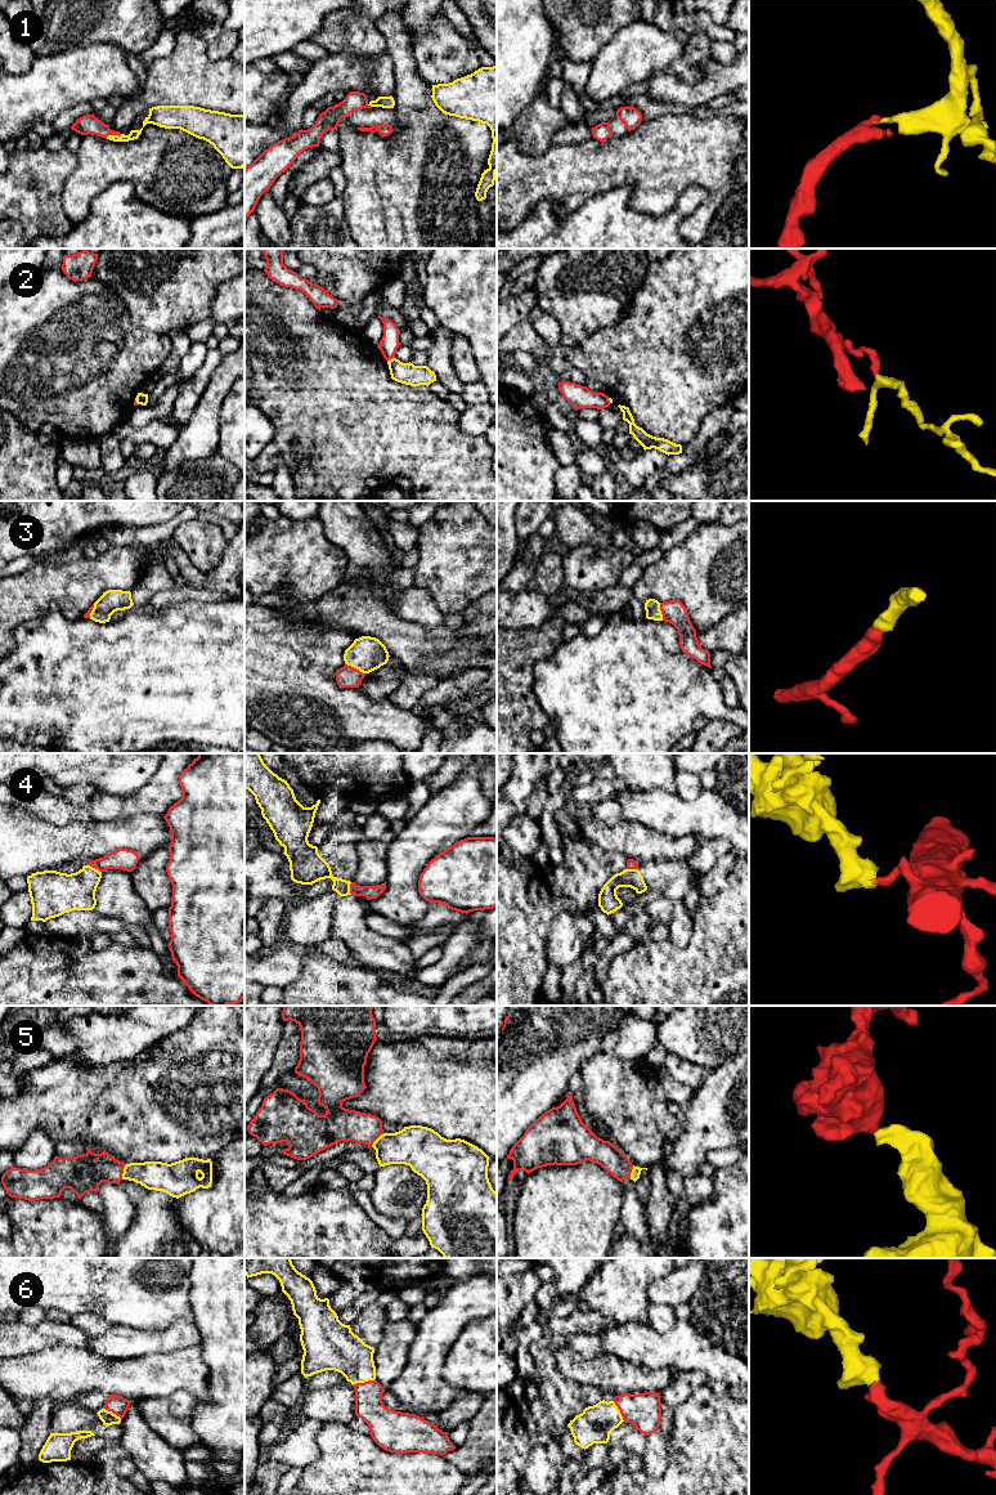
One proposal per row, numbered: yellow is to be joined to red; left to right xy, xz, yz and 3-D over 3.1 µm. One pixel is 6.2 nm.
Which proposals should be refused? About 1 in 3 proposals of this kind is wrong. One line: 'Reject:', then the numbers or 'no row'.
Reject: 2, 4

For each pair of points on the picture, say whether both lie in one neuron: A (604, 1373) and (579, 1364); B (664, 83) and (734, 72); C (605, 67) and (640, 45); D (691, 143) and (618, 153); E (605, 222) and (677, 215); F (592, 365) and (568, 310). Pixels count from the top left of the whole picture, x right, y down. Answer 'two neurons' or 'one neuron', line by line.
A: one neuron
B: one neuron
C: one neuron
D: one neuron
E: one neuron
F: two neurons

